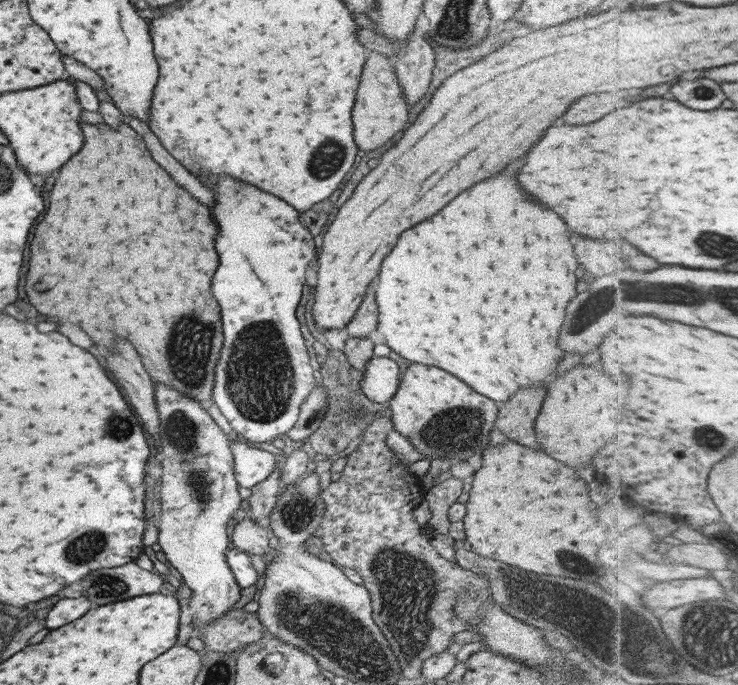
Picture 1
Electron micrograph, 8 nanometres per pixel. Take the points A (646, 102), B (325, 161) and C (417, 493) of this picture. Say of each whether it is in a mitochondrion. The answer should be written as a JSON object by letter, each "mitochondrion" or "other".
{"A":"other","B":"mitochondrion","C":"other"}

